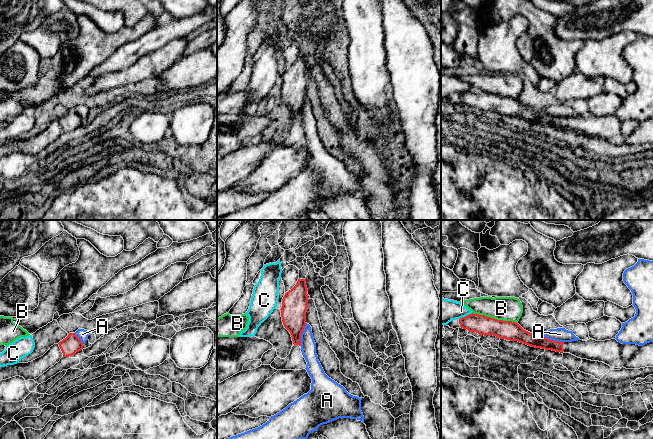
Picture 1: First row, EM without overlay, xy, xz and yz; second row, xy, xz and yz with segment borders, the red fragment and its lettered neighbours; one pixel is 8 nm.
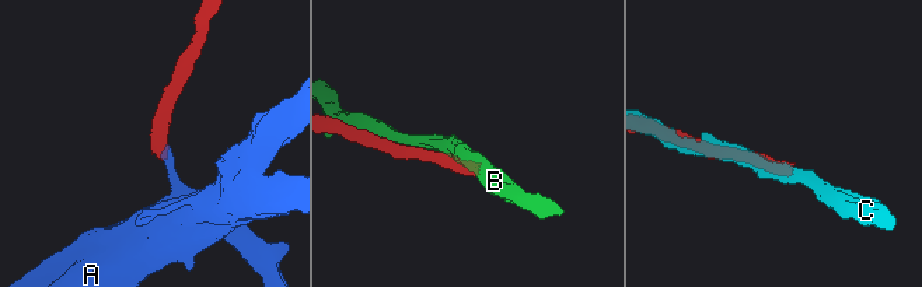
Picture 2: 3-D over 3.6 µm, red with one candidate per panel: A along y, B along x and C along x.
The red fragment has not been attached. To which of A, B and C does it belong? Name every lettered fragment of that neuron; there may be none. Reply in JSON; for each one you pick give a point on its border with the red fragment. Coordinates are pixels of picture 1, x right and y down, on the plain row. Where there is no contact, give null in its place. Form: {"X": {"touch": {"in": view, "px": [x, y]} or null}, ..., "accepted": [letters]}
{"accepted": []}

